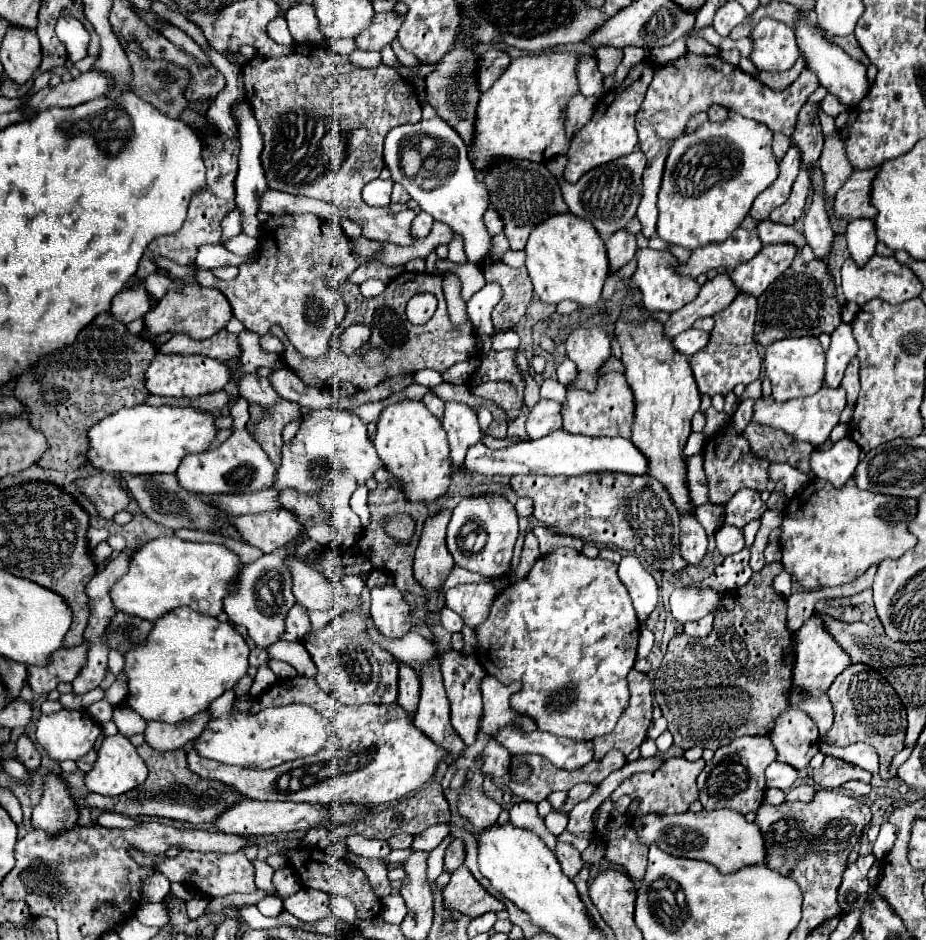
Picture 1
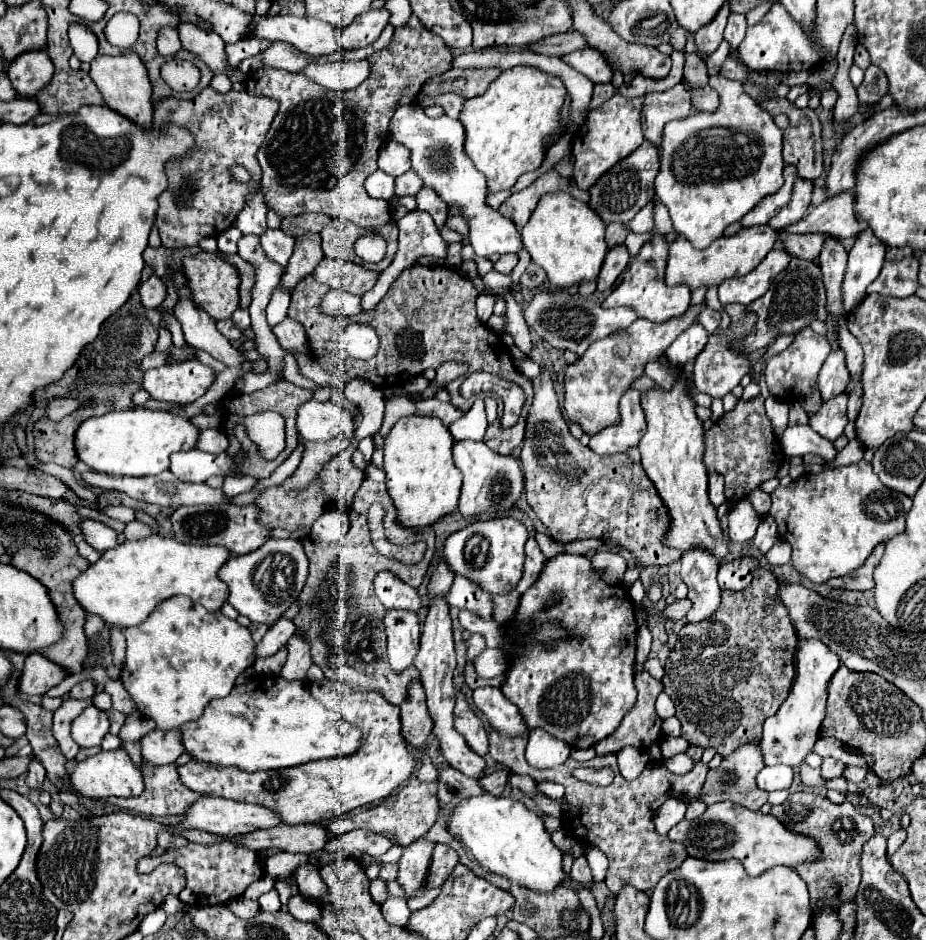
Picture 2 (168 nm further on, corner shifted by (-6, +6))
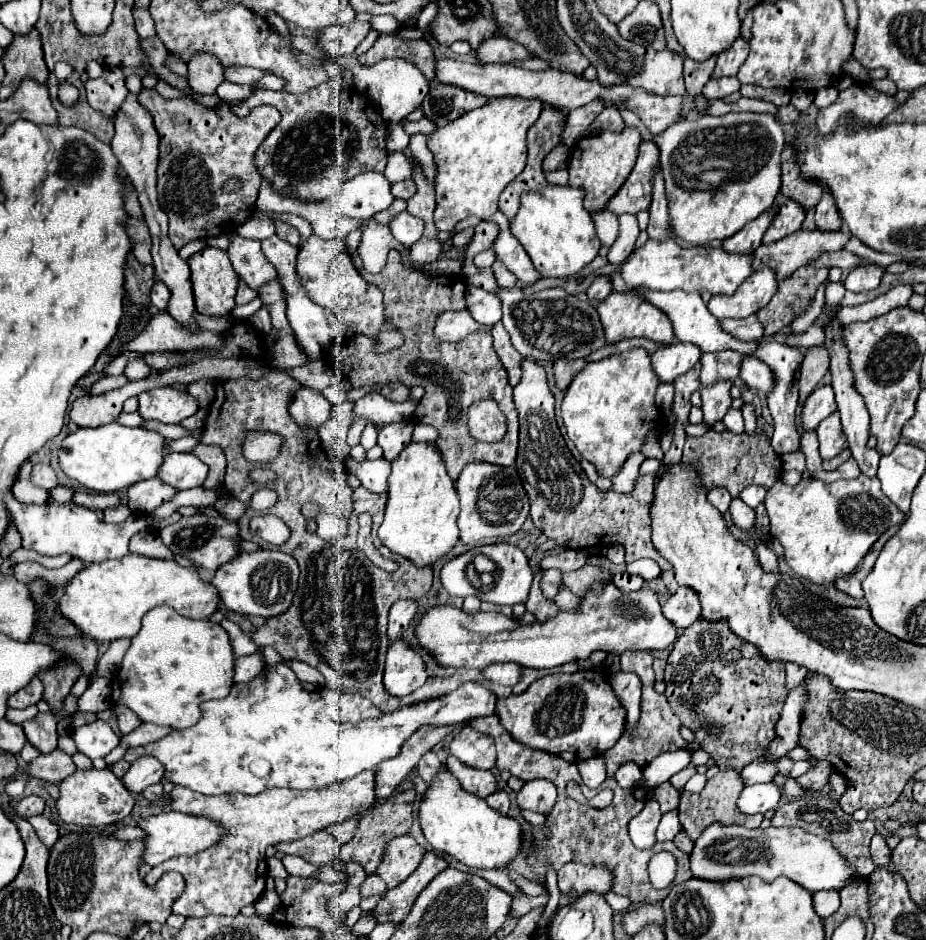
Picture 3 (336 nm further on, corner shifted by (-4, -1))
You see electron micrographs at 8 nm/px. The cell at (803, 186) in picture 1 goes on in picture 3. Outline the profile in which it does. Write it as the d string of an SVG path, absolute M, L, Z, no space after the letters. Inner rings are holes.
M786 199L780 205L778 215L774 217L774 221L770 223L762 243L772 243L772 241L780 241L786 235L792 235L796 231L800 231L804 221L804 209L800 209L800 205L794 205L792 199Z

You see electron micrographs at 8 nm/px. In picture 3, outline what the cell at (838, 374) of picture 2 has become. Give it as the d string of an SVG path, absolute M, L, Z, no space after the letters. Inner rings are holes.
M824 385L808 397L808 403L804 403L802 413L800 413L800 427L808 431L816 431L820 421L832 415L834 411L836 411L834 391L830 385Z

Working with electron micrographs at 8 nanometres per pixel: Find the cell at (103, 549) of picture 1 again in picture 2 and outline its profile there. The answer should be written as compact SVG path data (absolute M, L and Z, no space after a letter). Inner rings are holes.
M80 542L80 544L78 544L78 552L80 552L90 564L98 562L98 558L102 556L102 552L100 552L100 550L94 550L92 546L88 546L88 542Z

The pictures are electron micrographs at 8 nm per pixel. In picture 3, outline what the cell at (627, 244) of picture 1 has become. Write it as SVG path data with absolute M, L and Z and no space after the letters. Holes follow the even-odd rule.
M598 277L598 279L594 279L594 283L588 287L586 295L588 295L590 301L600 303L600 301L604 301L604 299L610 295L610 291L612 291L610 279L608 279L608 277Z

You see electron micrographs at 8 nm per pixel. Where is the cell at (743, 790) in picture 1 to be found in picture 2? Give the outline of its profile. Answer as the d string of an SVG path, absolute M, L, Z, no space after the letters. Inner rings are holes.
M758 742L754 744L742 744L738 746L730 756L726 756L722 760L722 764L718 768L708 770L708 778L704 782L704 788L700 792L700 800L710 806L722 800L740 804L748 810L760 810L762 804L768 802L768 792L766 790L758 790L756 786L756 774L764 768L762 764L762 750L758 750Z

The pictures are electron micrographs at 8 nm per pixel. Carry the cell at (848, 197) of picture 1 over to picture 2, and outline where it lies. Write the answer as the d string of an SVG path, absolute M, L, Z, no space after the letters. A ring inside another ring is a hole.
M838 194L834 198L824 200L818 208L806 214L800 222L784 228L786 232L798 234L830 234L834 238L850 238L866 230L866 222L858 220L854 214L854 194Z

